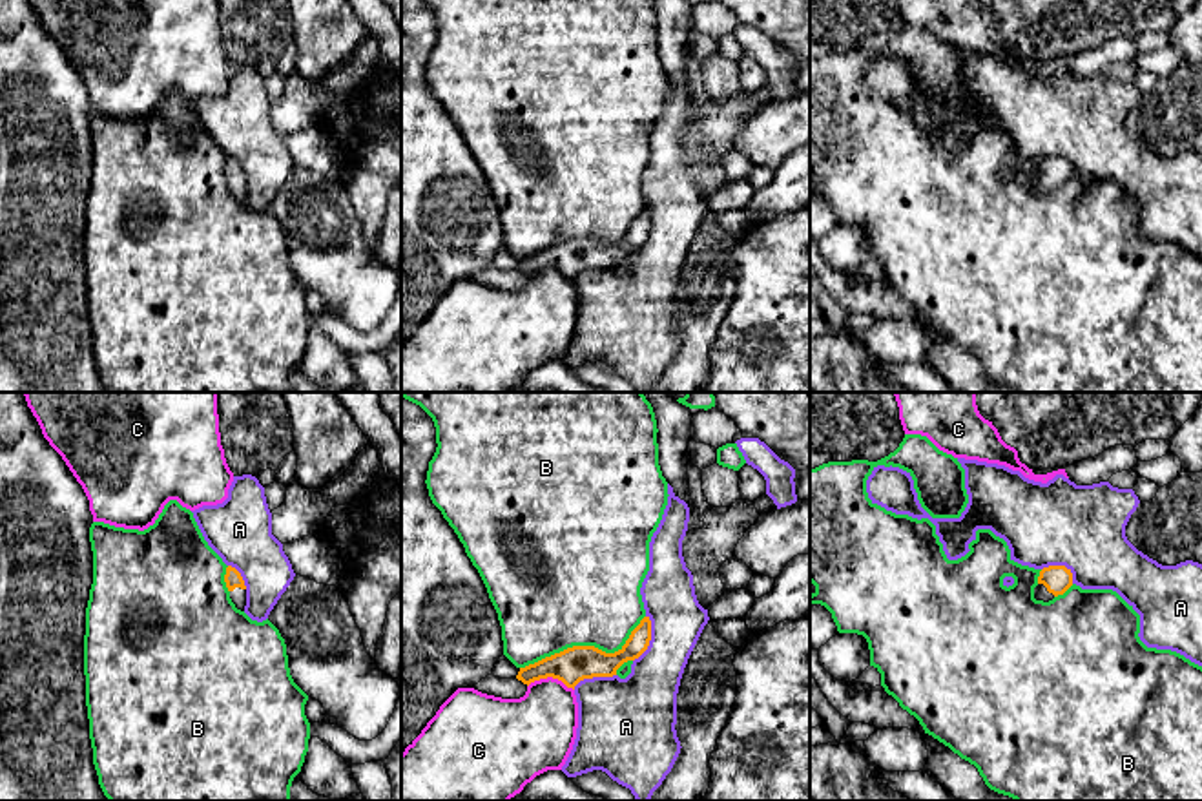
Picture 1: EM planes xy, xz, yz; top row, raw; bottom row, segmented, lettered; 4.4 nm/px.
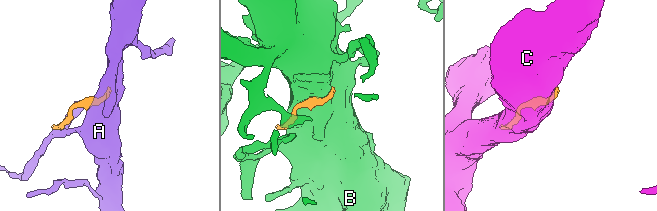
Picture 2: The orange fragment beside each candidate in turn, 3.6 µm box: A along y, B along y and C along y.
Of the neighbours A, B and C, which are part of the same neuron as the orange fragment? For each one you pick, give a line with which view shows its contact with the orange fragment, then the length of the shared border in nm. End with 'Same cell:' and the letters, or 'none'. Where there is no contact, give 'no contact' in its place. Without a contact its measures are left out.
Same cell: none

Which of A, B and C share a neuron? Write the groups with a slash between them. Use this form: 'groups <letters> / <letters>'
groups A / B / C

